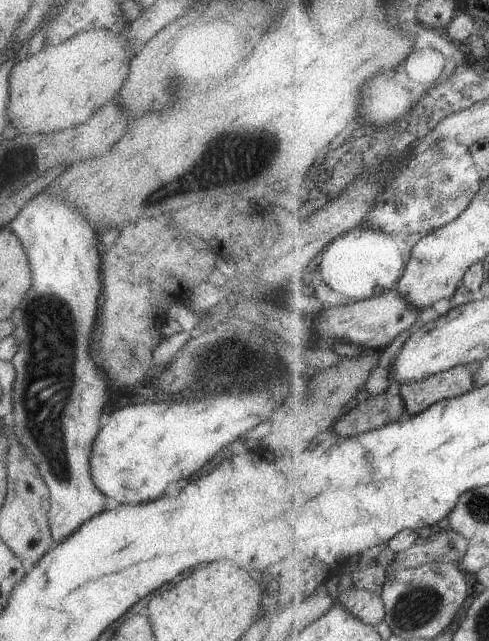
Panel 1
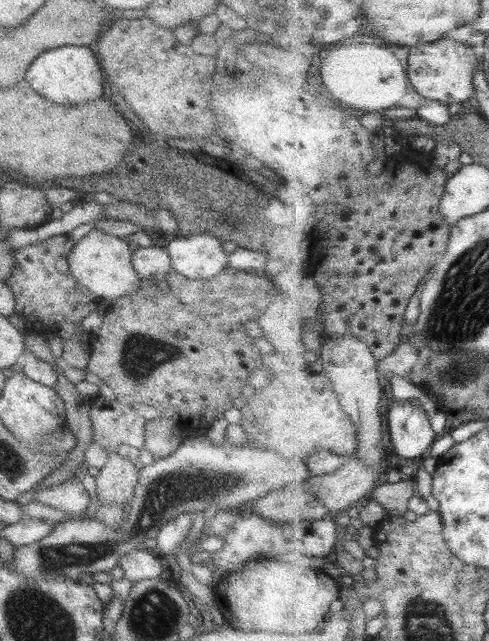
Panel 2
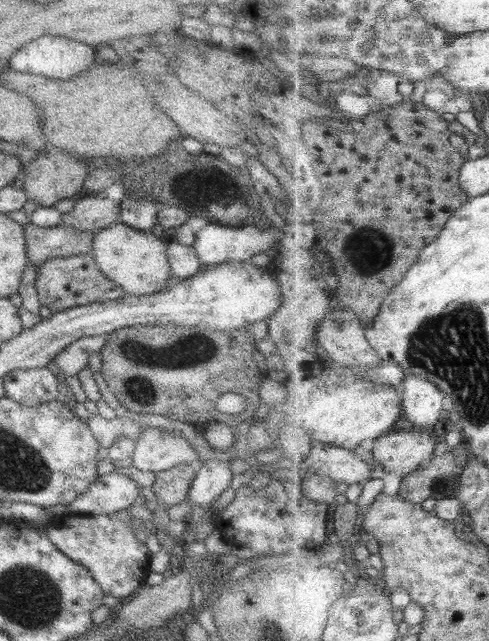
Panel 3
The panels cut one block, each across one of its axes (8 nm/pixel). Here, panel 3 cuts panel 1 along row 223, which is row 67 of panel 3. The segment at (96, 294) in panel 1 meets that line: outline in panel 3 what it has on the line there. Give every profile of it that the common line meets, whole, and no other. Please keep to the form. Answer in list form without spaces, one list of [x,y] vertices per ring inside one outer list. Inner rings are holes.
[[[43,35],[26,42],[21,48],[17,49],[9,58],[9,68],[20,73],[31,73],[41,75],[48,79],[71,78],[77,76],[81,70],[85,70],[93,62],[95,48],[82,42],[71,40],[57,35]]]

